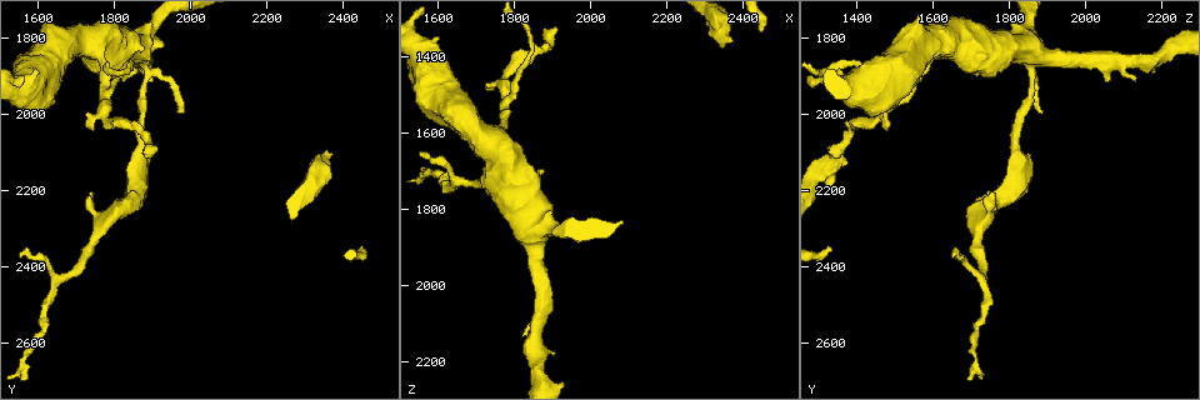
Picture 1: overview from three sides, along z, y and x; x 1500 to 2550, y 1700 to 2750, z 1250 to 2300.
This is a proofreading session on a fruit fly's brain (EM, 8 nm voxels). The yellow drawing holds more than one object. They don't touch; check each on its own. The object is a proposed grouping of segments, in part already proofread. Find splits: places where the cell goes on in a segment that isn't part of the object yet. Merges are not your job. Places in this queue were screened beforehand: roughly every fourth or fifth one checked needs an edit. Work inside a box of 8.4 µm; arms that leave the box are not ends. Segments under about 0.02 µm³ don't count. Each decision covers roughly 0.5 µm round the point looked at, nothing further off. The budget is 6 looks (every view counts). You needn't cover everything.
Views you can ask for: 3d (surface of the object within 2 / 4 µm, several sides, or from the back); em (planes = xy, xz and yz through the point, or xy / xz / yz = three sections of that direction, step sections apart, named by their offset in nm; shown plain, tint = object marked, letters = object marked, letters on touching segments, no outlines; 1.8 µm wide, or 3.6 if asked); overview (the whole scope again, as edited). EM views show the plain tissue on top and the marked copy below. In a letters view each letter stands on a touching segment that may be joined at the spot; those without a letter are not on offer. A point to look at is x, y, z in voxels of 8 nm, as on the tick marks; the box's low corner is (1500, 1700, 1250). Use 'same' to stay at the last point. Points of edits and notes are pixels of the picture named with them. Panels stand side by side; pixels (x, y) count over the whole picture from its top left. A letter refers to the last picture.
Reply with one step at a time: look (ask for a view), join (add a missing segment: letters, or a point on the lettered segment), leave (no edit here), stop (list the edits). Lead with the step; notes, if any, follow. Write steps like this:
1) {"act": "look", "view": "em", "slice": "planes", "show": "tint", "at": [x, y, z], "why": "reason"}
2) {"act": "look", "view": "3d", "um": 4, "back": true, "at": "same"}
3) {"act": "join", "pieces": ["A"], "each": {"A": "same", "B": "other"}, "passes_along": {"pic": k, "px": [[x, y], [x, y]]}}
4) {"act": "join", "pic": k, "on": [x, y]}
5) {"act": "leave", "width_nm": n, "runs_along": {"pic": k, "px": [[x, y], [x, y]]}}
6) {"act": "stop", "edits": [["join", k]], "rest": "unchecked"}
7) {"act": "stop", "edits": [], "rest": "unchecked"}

{"act": "look", "view": "3d", "um": 2, "at": [1915, 2085, 1330], "why": "free end"}

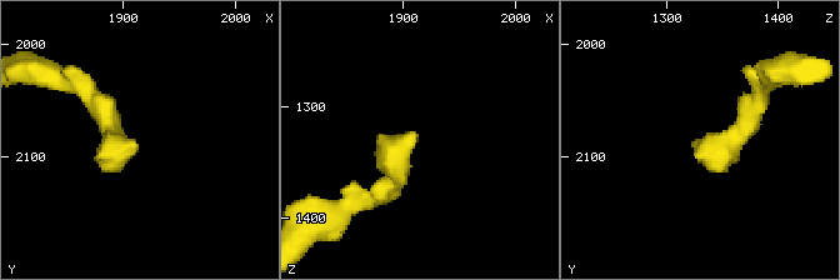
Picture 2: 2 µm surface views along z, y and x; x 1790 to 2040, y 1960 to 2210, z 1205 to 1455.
{"act": "look", "view": "em", "slice": "planes", "show": "letters", "at": [1910, 2088, 1324], "why": "shape alone is not enough"}

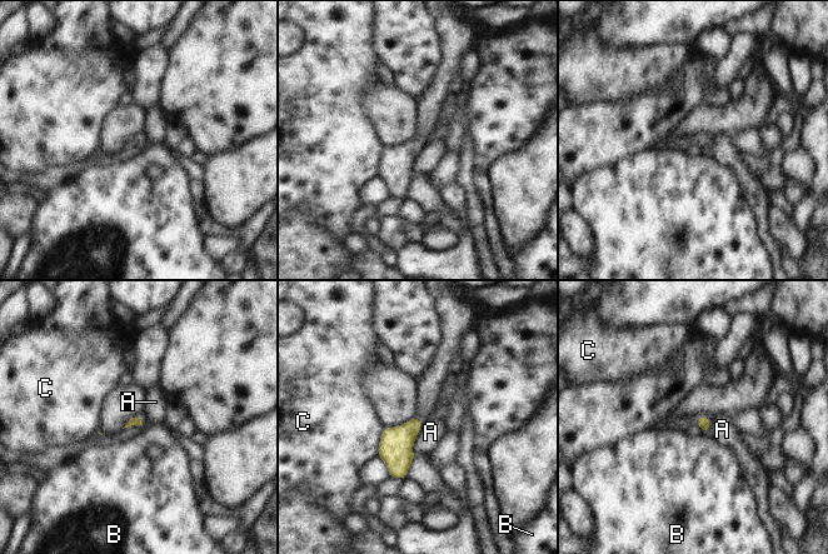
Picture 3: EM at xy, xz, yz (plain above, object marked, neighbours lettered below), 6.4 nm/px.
{"act": "leave", "each": {"A": "other", "B": "other", "C": "other"}, "border": {"pic": 3, "px": [[423, 422], [413, 444], [414, 455]]}, "found": "none of them fits"}

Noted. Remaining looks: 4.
{"act": "look", "view": "3d", "um": 2, "back": true, "at": [2370, 2110, 1355], "why": "an open end"}

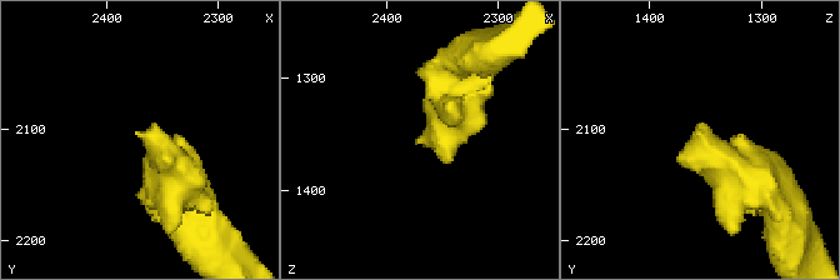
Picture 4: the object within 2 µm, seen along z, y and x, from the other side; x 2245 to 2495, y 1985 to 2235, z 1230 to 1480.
{"act": "look", "view": "em", "slice": "planes", "show": "letters", "at": [2372, 2106, 1354]}

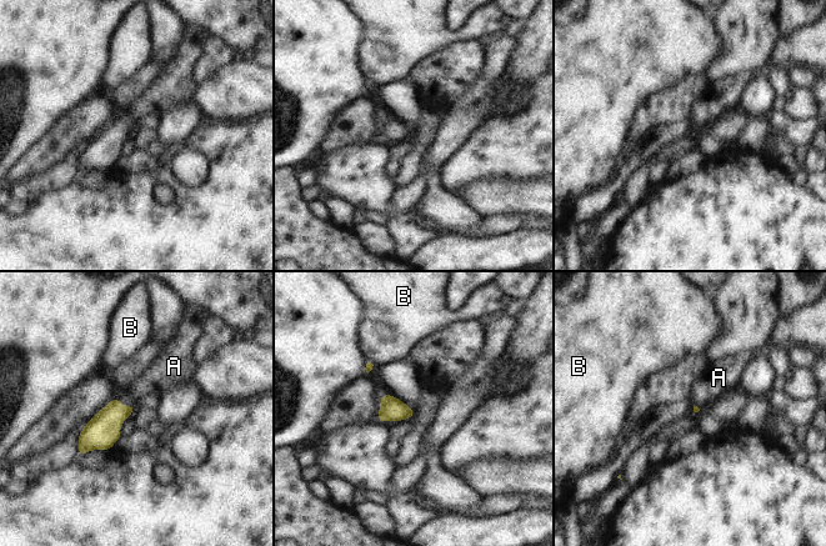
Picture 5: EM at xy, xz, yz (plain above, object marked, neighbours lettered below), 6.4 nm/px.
{"act": "join", "pieces": ["A"], "each": {"A": "same", "B": "other"}, "passes_along": {"pic": 5, "px": [[103, 431], [123, 405], [153, 381]]}, "found": "it goes on there"}

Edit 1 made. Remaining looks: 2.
{"act": "stop", "edits": [["join", 5]], "rest": "unchecked"}

